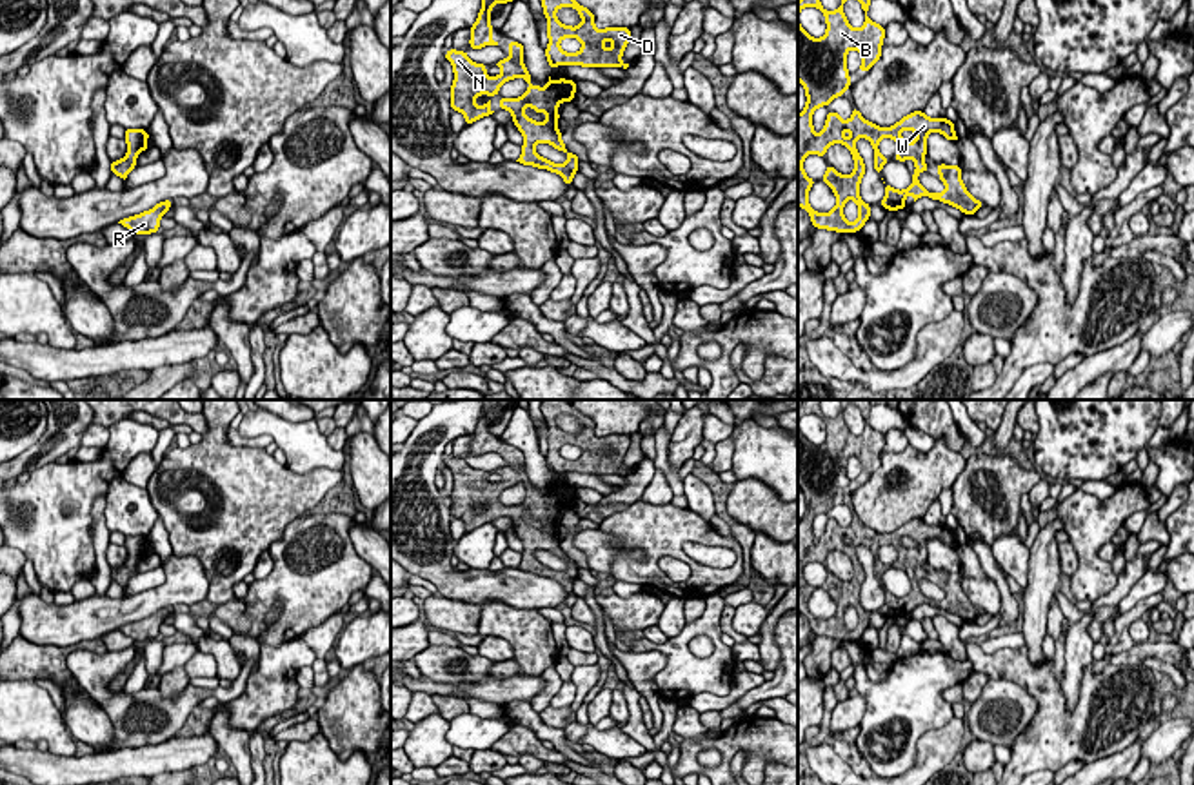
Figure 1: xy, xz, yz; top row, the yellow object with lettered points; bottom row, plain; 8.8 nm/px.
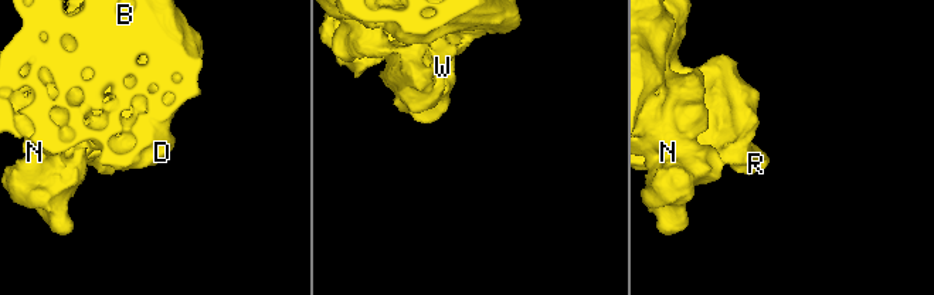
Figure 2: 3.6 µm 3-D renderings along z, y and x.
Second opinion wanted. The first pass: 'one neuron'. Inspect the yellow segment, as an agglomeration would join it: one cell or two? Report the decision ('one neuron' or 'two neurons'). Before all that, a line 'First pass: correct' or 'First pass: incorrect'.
First pass: correct
one neuron

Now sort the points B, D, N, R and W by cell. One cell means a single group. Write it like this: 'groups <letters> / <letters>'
groups B D N R W

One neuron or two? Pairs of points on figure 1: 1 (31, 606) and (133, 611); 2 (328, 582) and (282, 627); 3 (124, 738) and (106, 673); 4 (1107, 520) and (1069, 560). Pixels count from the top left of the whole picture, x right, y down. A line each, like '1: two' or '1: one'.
1: one
2: one
3: one
4: two

